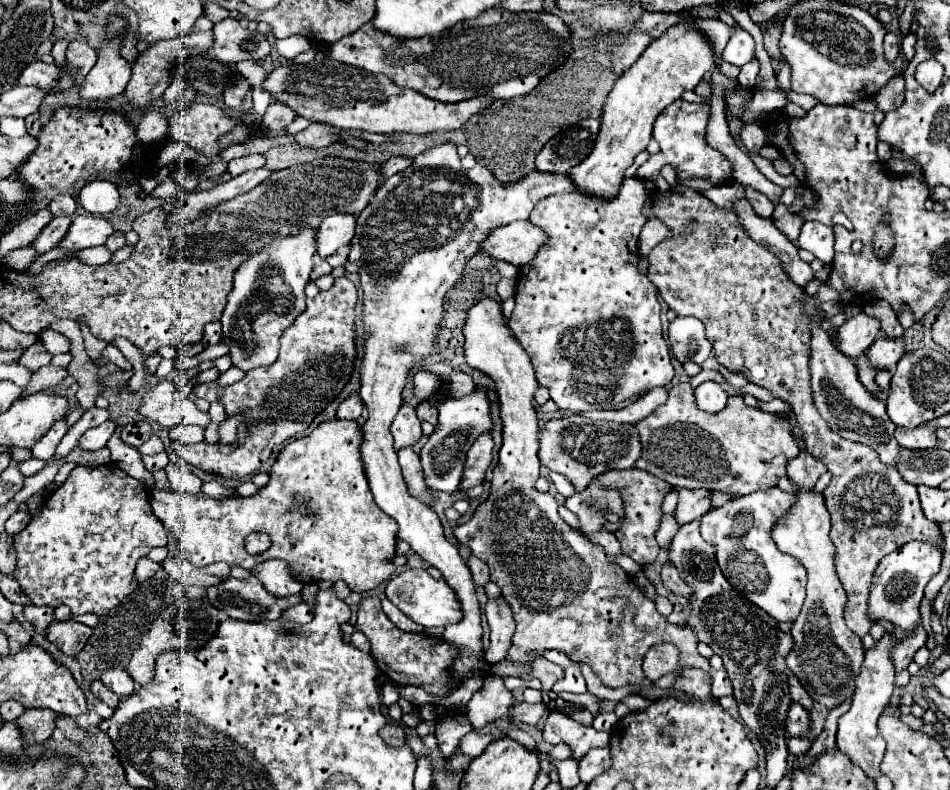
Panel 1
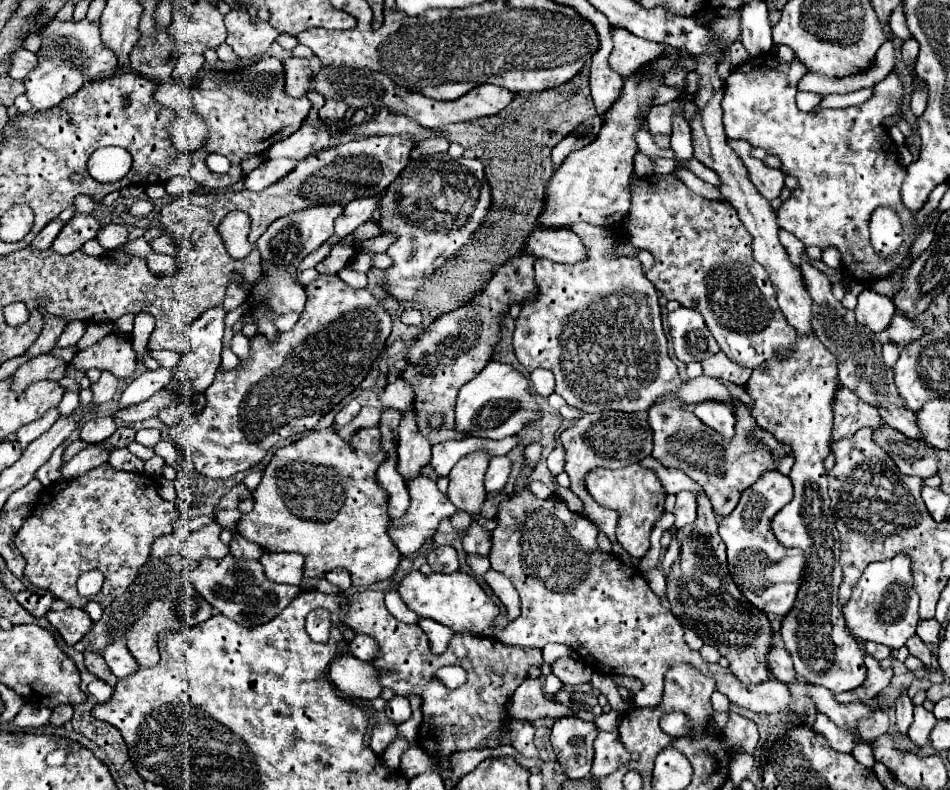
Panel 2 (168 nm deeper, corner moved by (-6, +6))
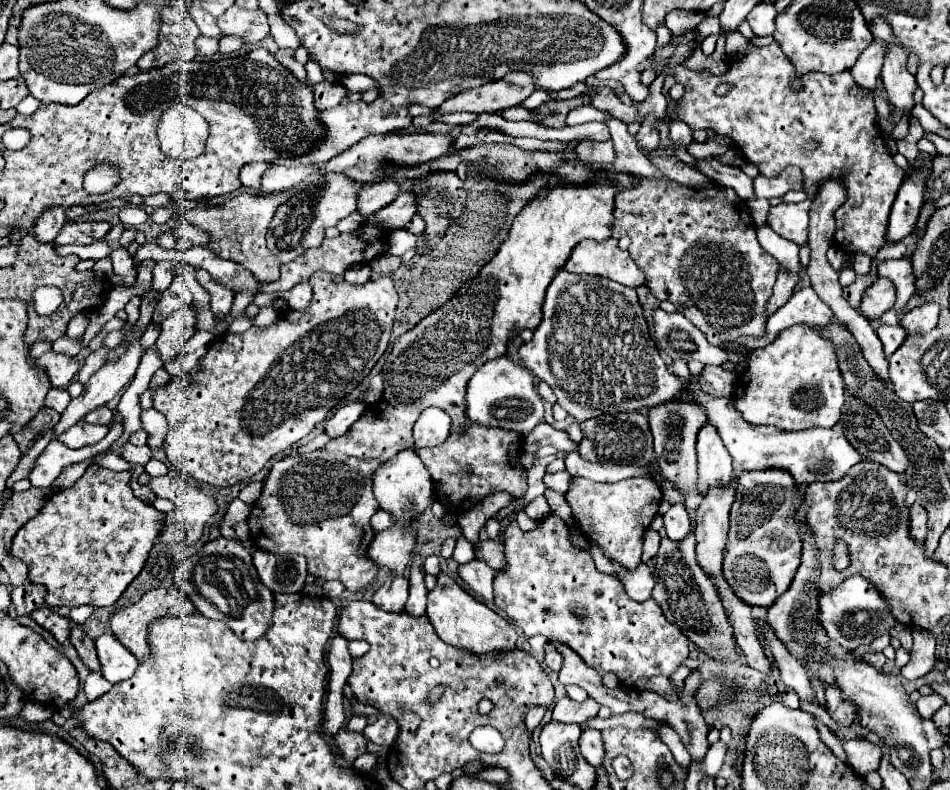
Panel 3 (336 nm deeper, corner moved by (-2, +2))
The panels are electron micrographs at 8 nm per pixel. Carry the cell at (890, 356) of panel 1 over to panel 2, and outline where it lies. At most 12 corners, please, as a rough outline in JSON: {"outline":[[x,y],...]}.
{"outline":[[896,312],[888,338],[896,344],[918,340],[926,326]]}

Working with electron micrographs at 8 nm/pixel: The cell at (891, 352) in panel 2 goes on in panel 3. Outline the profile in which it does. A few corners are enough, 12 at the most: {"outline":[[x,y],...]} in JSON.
{"outline":[[880,326],[878,338],[886,358],[904,342],[902,326]]}

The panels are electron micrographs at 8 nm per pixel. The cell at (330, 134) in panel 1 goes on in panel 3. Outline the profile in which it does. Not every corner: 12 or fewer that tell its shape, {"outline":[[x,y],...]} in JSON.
{"outline":[[336,82],[314,86],[318,112],[340,106],[346,88]]}

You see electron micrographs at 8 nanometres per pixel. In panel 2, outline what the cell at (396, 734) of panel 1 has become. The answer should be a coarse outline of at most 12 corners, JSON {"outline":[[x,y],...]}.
{"outline":[[376,724],[370,748],[380,754],[396,738],[396,726]]}

